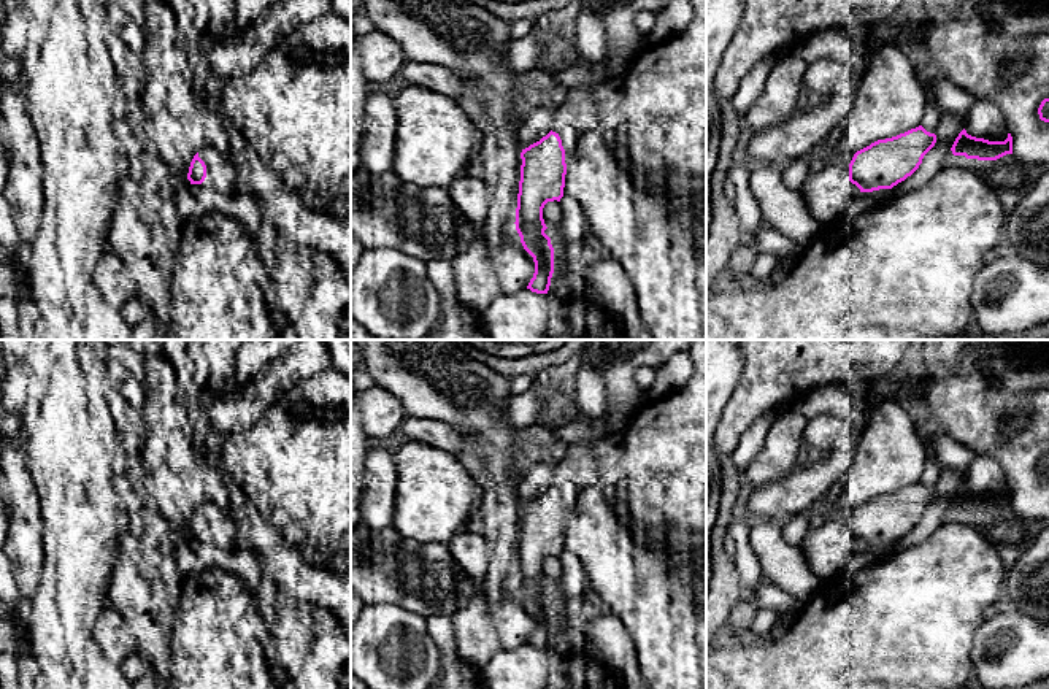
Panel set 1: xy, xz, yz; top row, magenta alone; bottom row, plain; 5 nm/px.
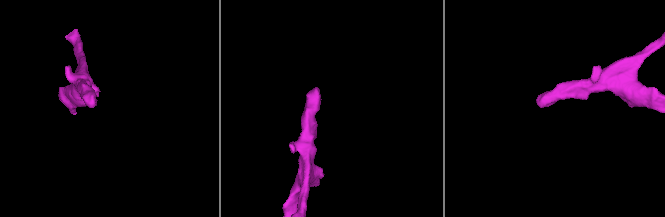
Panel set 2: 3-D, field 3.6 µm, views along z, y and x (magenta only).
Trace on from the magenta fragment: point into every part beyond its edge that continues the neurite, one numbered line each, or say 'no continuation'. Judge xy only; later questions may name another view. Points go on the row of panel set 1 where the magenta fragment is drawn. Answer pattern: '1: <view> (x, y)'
1: xy (221, 170)

